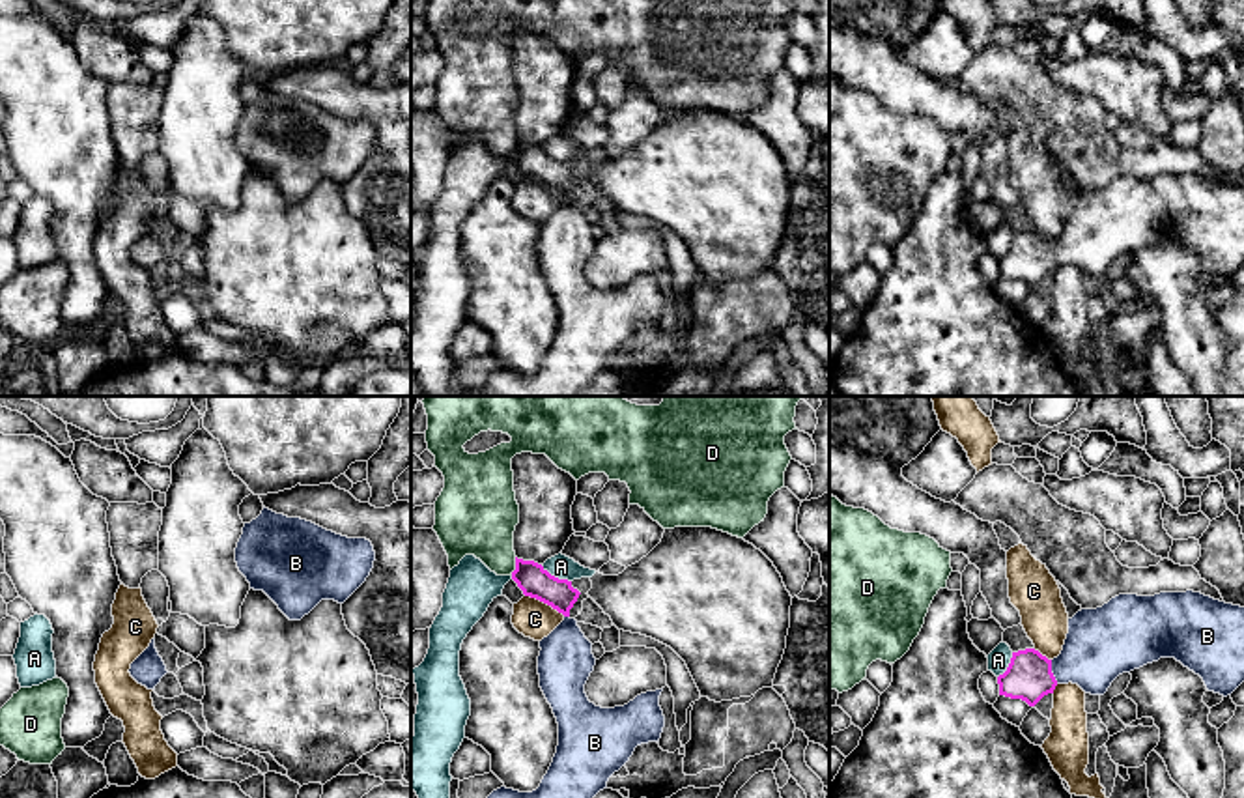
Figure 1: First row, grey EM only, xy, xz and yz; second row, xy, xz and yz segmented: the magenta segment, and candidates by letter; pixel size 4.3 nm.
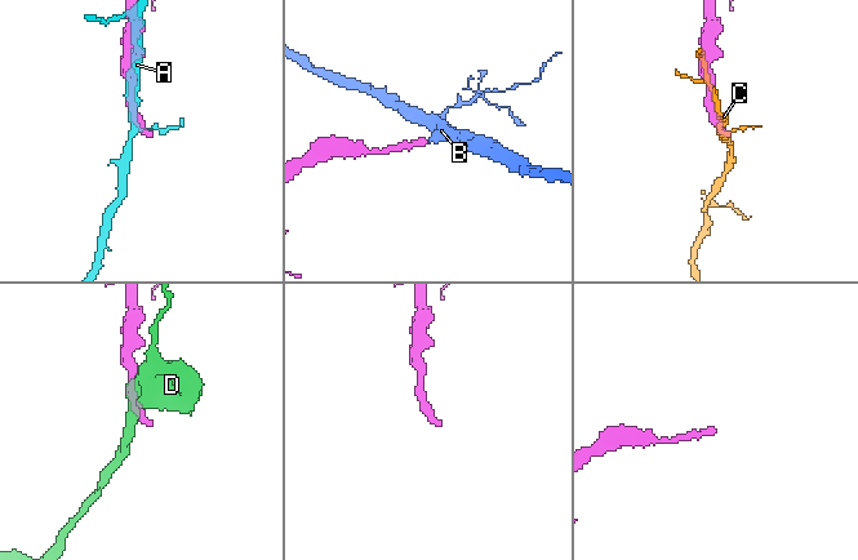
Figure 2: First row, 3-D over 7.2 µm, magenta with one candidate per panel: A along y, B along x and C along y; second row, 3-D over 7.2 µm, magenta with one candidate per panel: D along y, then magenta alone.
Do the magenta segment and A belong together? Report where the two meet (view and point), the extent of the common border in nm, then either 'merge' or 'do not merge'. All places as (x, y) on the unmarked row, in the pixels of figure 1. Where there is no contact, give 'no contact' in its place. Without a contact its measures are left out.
contact xz (553, 157); length 150 nm; do not merge

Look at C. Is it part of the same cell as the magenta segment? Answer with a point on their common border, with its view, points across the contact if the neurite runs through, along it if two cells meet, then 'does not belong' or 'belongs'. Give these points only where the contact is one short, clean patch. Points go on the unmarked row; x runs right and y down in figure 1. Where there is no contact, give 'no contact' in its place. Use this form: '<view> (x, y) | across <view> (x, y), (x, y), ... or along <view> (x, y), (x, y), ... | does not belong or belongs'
xz (546, 184) | along xz (525, 176), (550, 185), (565, 197) | does not belong

